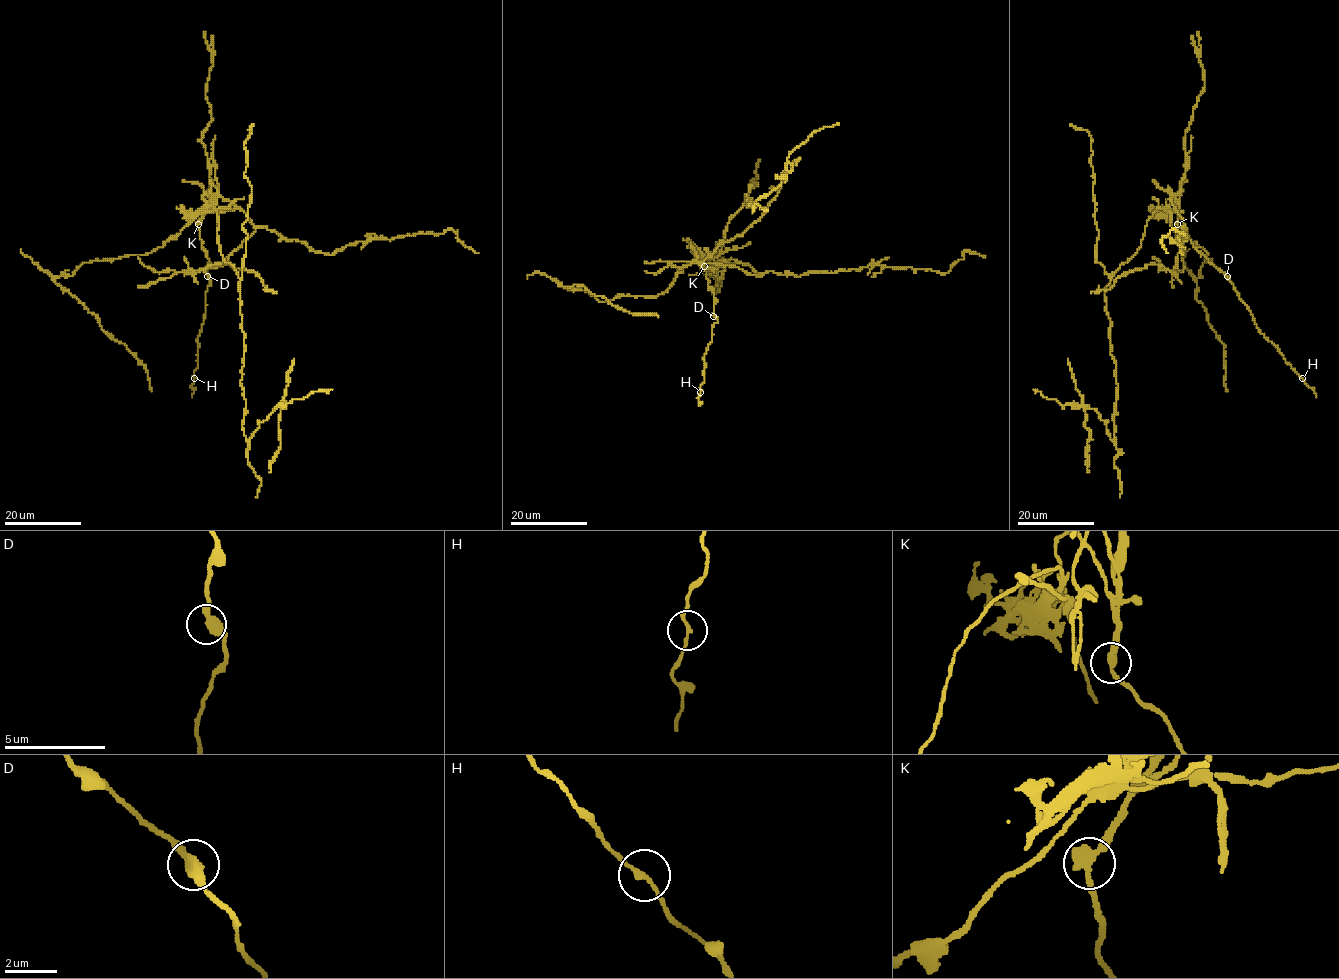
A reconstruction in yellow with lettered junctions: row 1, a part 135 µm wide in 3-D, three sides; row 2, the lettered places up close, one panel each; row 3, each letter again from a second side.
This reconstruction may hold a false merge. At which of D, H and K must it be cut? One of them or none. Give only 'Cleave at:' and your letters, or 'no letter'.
Cleave at: K

